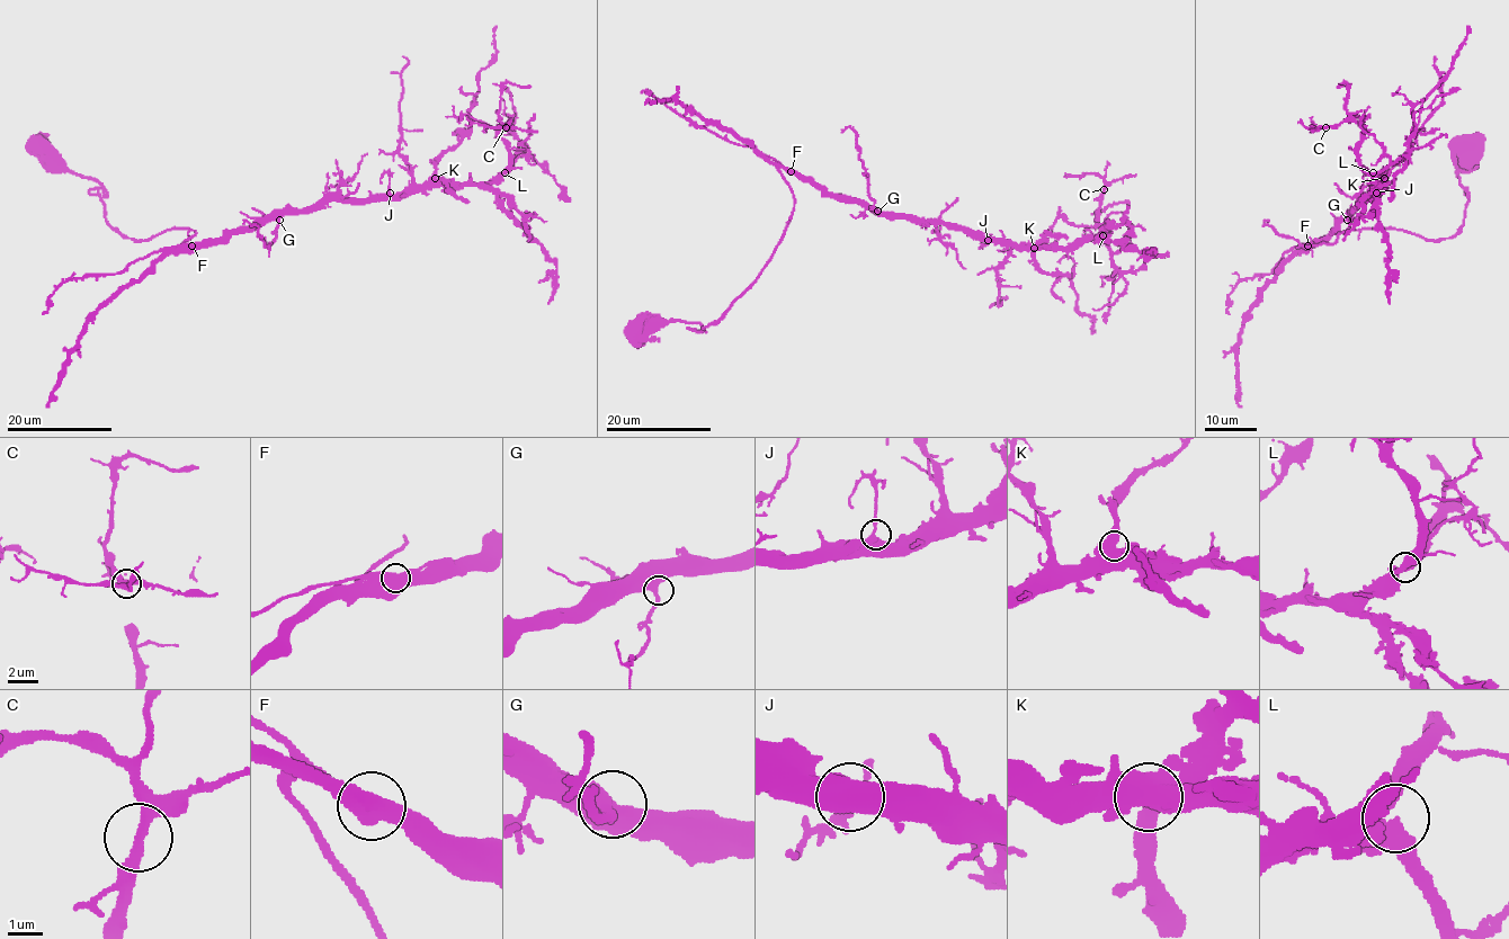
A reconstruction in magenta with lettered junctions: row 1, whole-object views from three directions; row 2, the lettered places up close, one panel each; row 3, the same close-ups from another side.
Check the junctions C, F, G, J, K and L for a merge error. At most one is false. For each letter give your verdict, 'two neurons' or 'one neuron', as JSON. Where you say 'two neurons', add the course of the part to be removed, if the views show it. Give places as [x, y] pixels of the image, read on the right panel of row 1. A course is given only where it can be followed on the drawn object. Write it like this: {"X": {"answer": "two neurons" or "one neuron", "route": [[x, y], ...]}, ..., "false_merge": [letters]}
{"C": {"answer": "one neuron"}, "F": {"answer": "one neuron"}, "G": {"answer": "one neuron"}, "J": {"answer": "one neuron"}, "K": {"answer": "one neuron"}, "L": {"answer": "one neuron"}, "false_merge": []}

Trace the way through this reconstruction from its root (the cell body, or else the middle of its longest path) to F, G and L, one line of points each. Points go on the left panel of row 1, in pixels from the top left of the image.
F: (38, 145), (103, 187), (105, 220), (125, 238), (188, 229), (196, 233), (180, 246), (192, 246)
G: (38, 145), (103, 187), (105, 220), (125, 238), (188, 229), (196, 233), (180, 246), (215, 244), (279, 220)
L: (38, 145), (103, 187), (105, 220), (125, 238), (194, 230), (180, 246), (331, 200), (505, 172)

